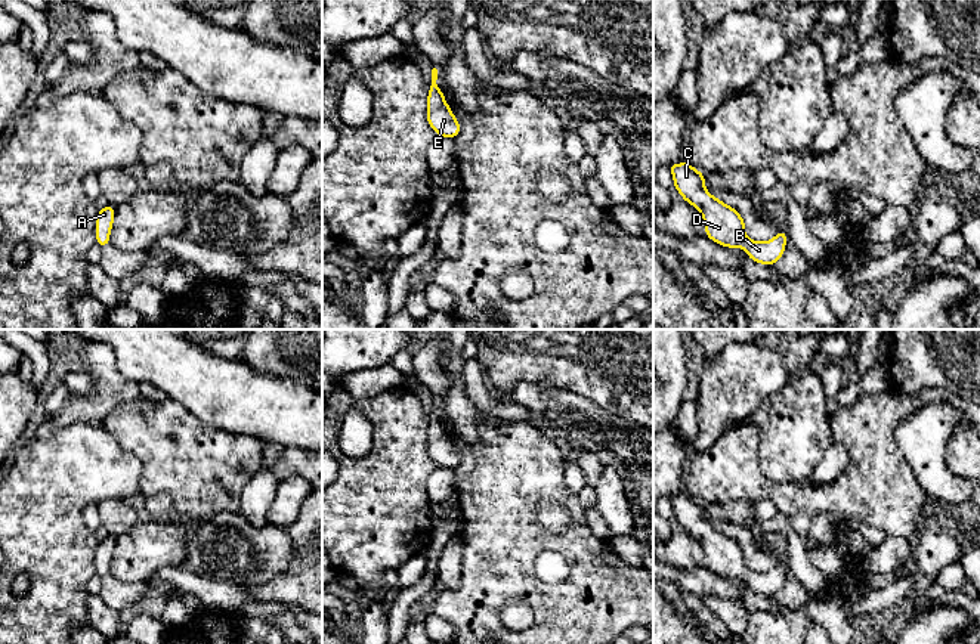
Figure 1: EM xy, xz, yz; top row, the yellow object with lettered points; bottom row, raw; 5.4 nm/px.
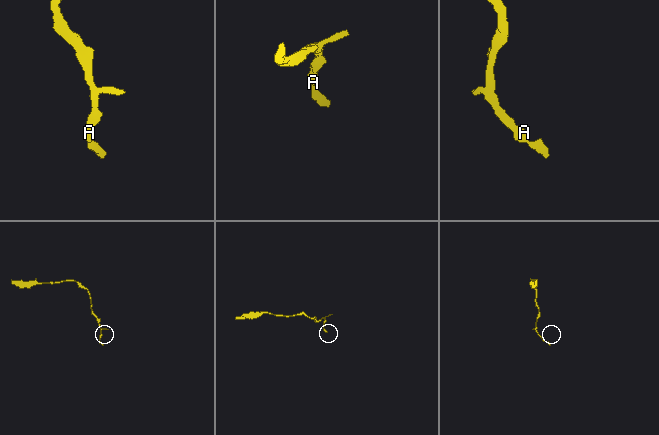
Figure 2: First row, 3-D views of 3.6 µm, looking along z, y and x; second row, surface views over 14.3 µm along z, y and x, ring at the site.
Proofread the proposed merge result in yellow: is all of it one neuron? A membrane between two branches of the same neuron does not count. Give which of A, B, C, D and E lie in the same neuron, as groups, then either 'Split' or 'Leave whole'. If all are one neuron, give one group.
Groups: A B C D E. Leave whole

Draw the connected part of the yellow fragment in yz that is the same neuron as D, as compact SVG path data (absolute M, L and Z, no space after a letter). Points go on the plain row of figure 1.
M689 493L668 496L674 518L681 529L692 535L704 548L705 566L714 573L733 579L741 578L748 588L757 594L772 597L785 582L788 566L780 561L767 573L751 572L745 566L745 552L736 539L714 529L705 518L704 504L695 501Z

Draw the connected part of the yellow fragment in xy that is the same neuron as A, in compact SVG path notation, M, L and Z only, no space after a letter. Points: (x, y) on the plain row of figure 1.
M108 535L99 541L96 548L96 575L101 578L109 576L109 564L114 554L114 536Z

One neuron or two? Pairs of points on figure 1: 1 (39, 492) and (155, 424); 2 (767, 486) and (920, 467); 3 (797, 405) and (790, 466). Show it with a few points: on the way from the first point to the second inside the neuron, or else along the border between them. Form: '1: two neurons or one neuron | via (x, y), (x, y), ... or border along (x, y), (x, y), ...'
1: two neurons | border along (102, 424), (139, 461), (141, 473)
2: two neurons | border along (899, 445), (920, 488), (929, 497)
3: one neuron | via (794, 420), (794, 437), (790, 451)

